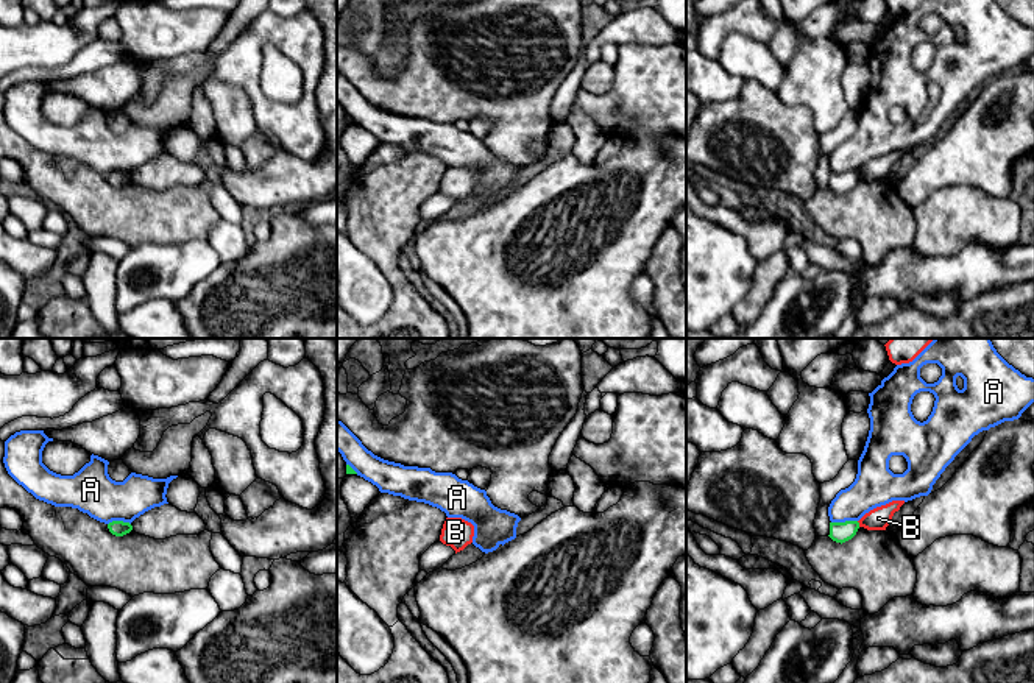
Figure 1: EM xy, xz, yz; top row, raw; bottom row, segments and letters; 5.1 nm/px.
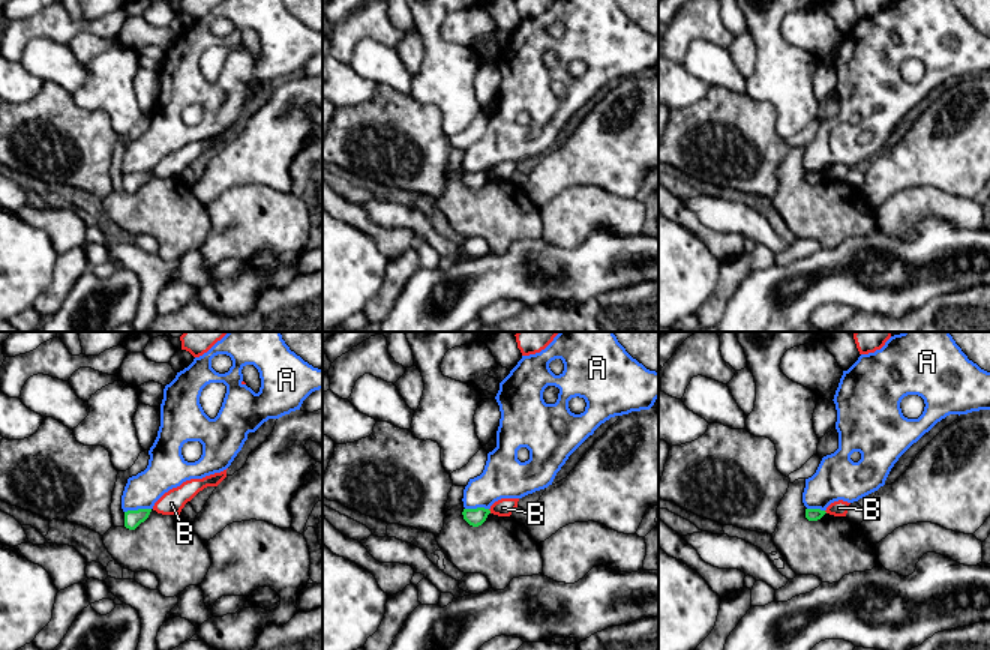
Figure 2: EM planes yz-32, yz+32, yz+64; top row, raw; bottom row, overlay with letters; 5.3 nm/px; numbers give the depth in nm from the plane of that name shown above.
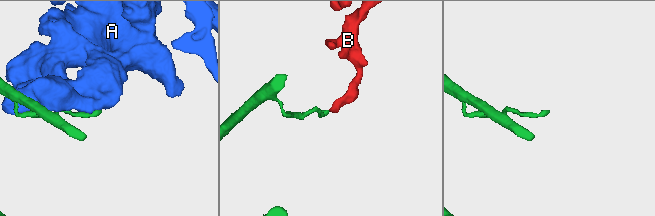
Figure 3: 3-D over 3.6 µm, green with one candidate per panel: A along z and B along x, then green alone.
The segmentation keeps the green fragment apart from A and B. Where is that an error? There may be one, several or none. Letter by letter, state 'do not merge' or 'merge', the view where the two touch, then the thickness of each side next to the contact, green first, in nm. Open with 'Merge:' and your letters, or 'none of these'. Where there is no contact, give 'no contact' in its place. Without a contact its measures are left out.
Merge: none of these
A: do not merge; contact in yz; calibres 110 and 220 nm
B: do not merge; contact in yz; calibres 110 and 120 nm

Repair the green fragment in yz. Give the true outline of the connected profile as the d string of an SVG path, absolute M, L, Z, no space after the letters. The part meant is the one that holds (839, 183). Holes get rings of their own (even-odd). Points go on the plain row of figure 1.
M858 172L830 173L830 189L836 193L845 193L852 190L859 179Z

